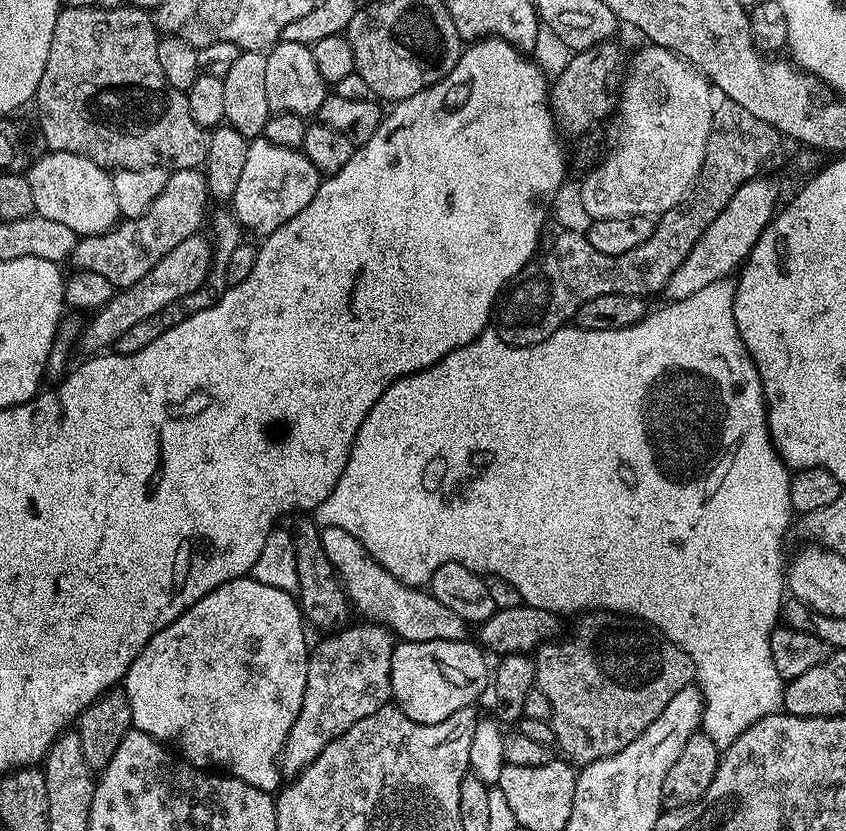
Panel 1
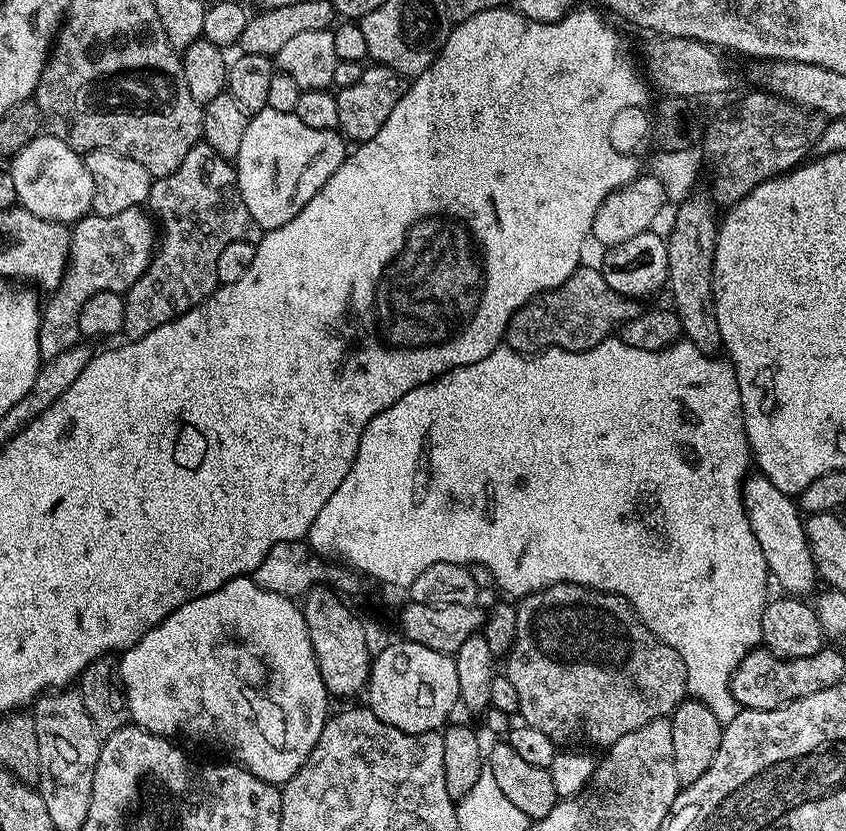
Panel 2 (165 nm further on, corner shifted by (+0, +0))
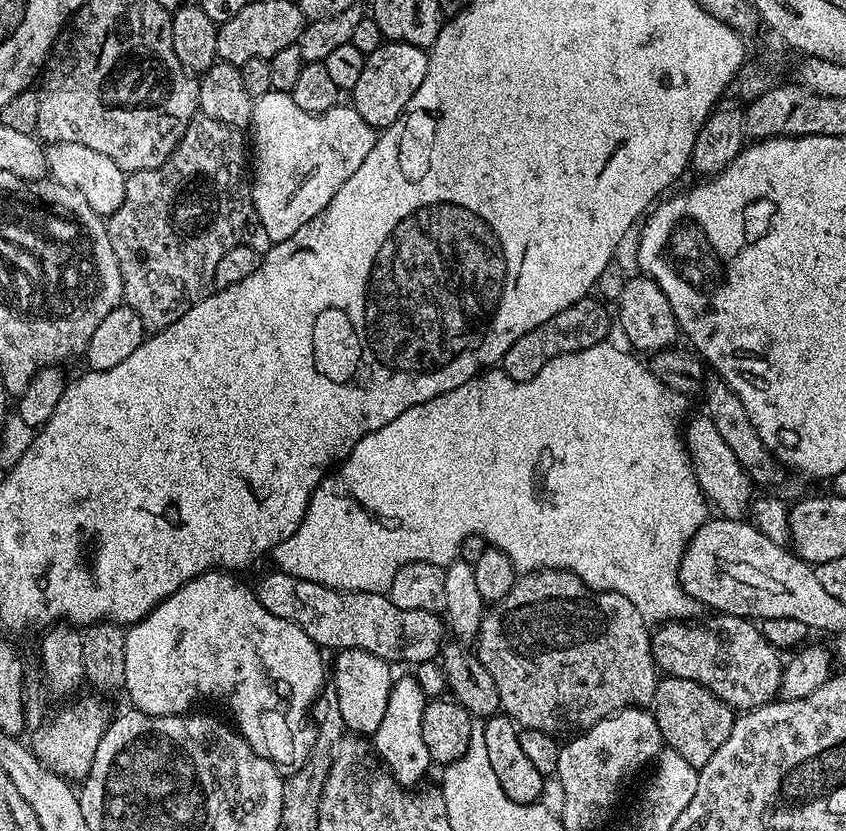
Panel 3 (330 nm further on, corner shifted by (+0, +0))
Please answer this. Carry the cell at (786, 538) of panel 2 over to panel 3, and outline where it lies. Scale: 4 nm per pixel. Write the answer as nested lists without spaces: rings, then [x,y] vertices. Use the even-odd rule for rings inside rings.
[[[707,414],[699,415],[696,417],[693,415],[687,421],[683,438],[688,456],[692,460],[692,468],[696,471],[700,489],[704,492],[705,500],[714,505],[715,511],[716,508],[720,511],[717,513],[721,517],[729,520],[744,520],[754,503],[753,482],[742,470],[742,462],[738,462],[738,458],[734,458],[730,446],[726,446],[722,434],[718,434],[714,422],[710,422]]]

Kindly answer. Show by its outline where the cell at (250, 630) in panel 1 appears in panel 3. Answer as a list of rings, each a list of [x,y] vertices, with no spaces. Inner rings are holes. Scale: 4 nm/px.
[[[213,570],[202,572],[195,576],[190,582],[186,582],[170,598],[166,598],[151,612],[146,618],[142,618],[137,624],[131,625],[125,631],[126,638],[126,678],[124,679],[123,691],[128,692],[132,699],[131,707],[137,712],[145,712],[151,716],[179,716],[187,713],[191,704],[196,704],[199,700],[209,700],[212,704],[221,704],[229,712],[231,723],[234,725],[240,737],[253,748],[262,758],[266,758],[271,764],[275,764],[281,770],[295,770],[301,768],[308,761],[316,746],[316,728],[308,721],[308,711],[312,708],[312,703],[318,700],[322,689],[326,684],[326,662],[320,658],[322,650],[294,622],[286,618],[278,618],[258,602],[255,591],[244,584],[239,584],[235,580],[235,575],[224,570]]]

